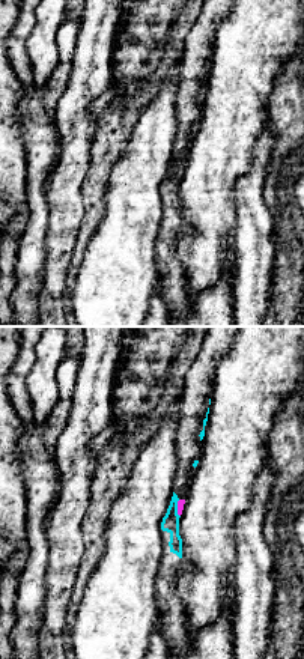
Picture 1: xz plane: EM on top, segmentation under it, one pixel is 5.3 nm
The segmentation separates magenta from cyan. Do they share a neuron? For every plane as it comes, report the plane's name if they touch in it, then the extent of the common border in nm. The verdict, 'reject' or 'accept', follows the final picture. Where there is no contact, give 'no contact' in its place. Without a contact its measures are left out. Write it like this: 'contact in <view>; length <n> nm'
contact in xz; length 100 nm

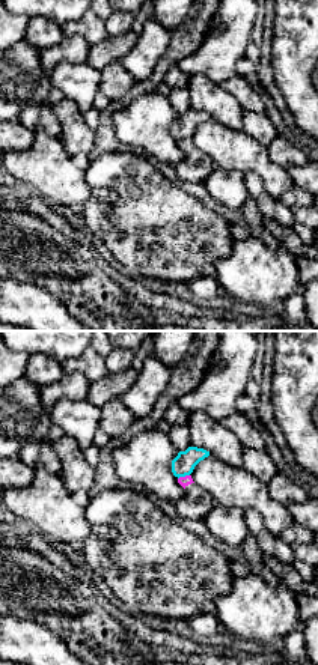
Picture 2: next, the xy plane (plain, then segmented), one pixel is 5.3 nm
contact in xy; length 70 nm

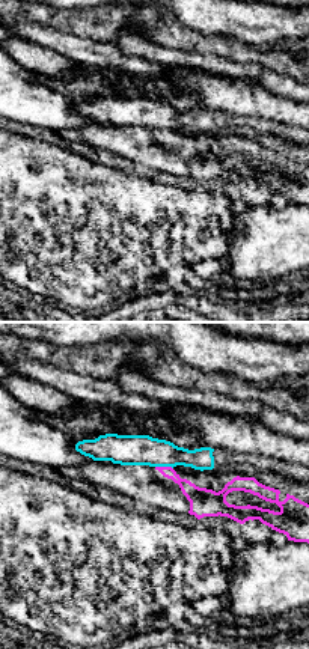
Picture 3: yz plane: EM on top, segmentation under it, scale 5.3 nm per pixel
contact in yz; length 100 nm

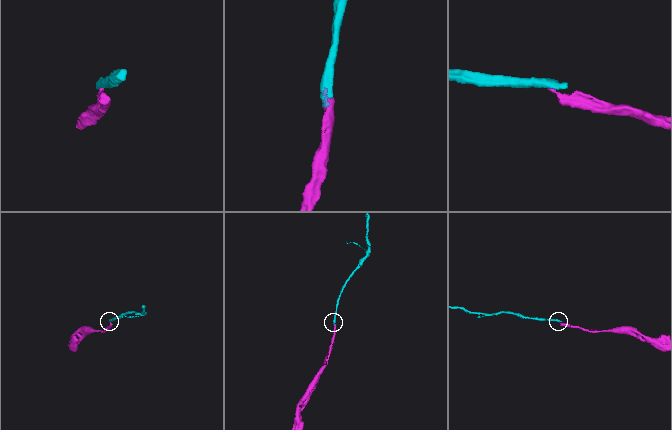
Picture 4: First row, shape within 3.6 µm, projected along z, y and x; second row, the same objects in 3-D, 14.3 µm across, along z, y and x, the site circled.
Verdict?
reject

